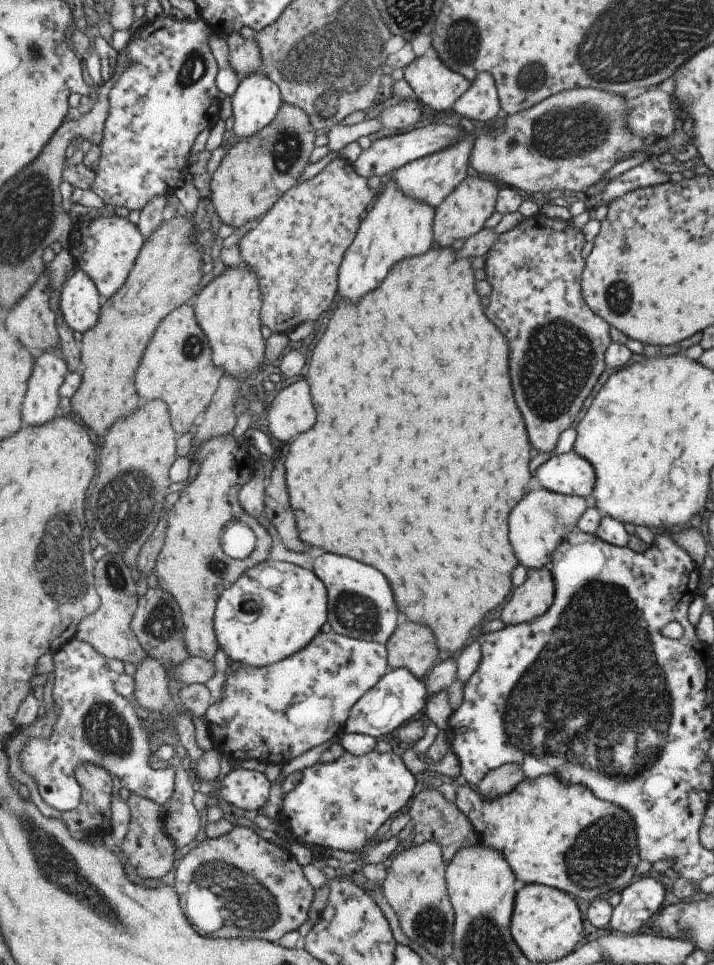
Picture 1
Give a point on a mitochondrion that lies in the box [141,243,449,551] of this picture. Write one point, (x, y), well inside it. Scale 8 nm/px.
(193, 347)

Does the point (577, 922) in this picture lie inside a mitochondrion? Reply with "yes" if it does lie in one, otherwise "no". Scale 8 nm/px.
no

